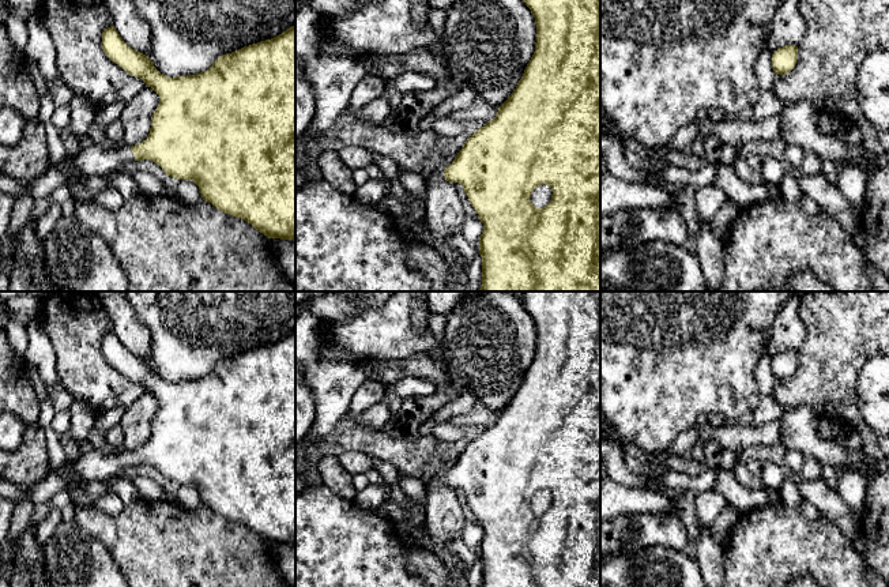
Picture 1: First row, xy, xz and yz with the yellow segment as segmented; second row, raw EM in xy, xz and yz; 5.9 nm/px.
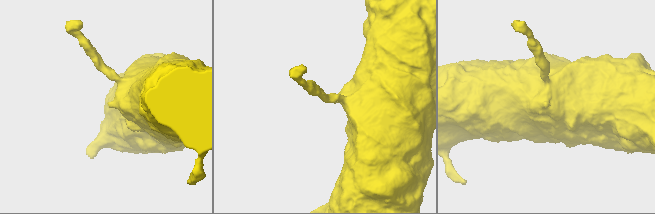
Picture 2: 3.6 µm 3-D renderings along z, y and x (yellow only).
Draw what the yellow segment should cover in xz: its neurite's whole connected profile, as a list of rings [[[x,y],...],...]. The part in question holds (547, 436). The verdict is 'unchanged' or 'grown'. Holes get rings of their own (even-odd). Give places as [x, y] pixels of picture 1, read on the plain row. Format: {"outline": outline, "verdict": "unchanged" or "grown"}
{"outline": [[[523,291],[520,300],[535,323],[535,357],[497,421],[467,444],[445,473],[444,482],[464,492],[470,509],[483,528],[478,546],[482,587],[600,587],[600,291]]], "verdict": "grown"}

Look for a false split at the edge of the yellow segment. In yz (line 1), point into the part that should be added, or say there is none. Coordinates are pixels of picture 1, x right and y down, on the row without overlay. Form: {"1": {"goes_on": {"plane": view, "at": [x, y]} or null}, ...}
{"1": {"goes_on": null}}

